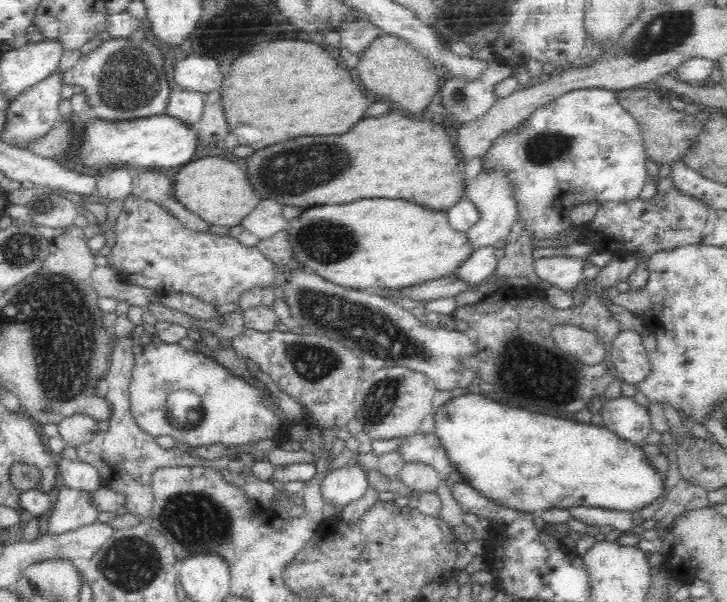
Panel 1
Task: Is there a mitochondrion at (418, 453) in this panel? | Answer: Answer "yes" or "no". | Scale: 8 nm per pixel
no

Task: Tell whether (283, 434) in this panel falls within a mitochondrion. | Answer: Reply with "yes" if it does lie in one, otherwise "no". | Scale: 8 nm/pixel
no

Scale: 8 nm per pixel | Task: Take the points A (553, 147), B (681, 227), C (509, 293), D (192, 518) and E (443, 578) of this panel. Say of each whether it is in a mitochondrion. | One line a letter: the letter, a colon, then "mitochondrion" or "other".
A: mitochondrion
B: mitochondrion
C: other
D: mitochondrion
E: other

